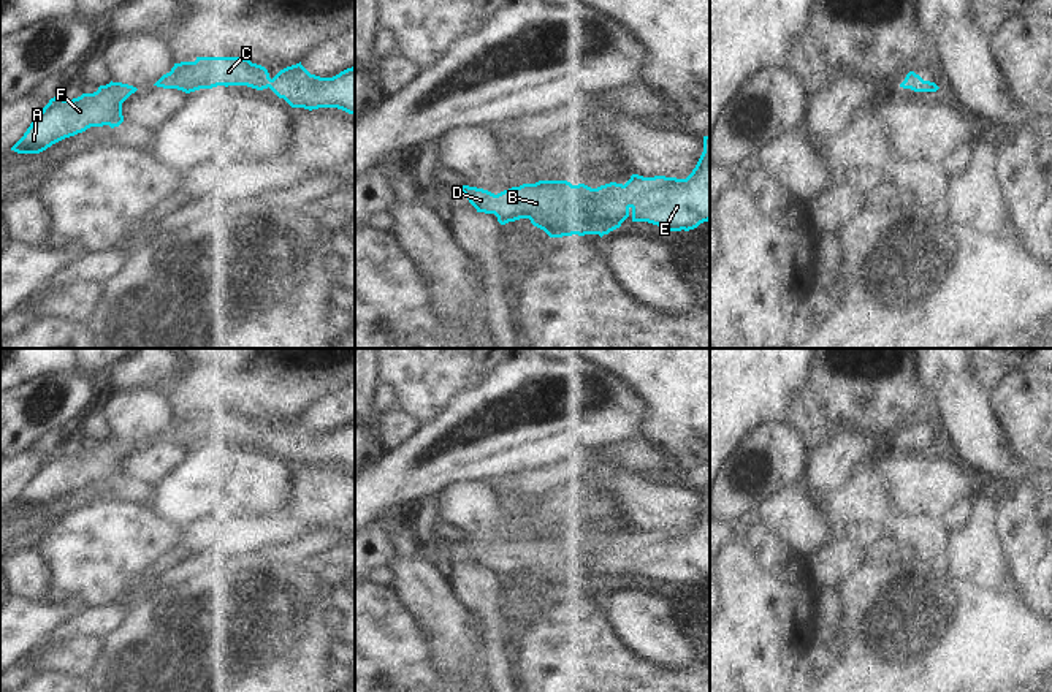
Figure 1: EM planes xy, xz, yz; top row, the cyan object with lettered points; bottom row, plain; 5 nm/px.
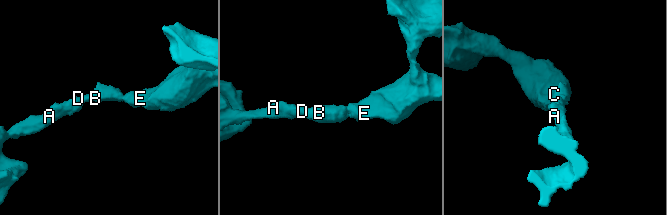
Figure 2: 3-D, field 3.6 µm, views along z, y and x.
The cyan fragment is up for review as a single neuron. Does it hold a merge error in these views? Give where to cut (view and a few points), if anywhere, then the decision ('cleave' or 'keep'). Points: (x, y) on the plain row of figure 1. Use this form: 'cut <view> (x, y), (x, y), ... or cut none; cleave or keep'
cut none; keep

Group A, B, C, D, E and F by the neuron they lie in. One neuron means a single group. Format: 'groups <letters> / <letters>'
groups A B C D E F

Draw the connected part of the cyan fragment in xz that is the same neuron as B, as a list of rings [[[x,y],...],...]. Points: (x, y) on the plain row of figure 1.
[[[703,491],[703,507],[686,534],[632,529],[624,540],[610,537],[597,543],[539,535],[497,549],[469,540],[461,546],[477,567],[494,568],[501,580],[529,573],[550,592],[602,592],[629,570],[664,586],[689,586],[710,575],[710,491]]]

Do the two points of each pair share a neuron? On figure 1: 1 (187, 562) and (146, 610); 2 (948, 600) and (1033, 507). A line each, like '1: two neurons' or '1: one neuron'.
1: two neurons
2: two neurons

